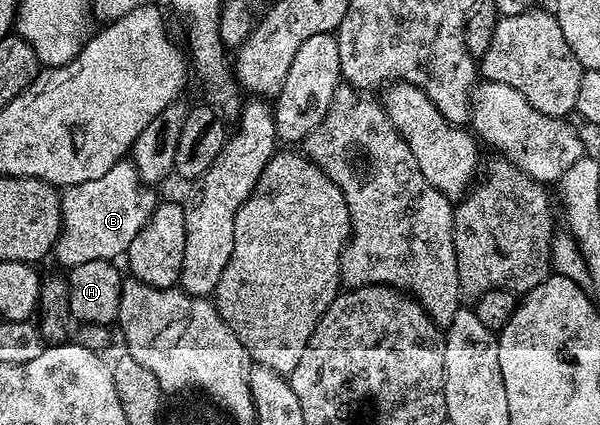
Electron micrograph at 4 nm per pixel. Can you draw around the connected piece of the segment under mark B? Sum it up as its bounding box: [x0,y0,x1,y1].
[54,161,157,269]

